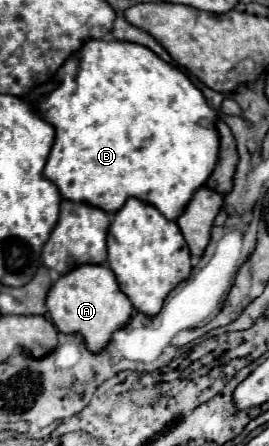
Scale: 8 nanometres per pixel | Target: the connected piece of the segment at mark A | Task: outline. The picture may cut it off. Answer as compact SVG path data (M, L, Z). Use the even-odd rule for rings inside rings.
M85 264L61 276L47 294L47 308L57 330L63 334L79 334L91 354L101 354L109 346L111 334L123 328L133 314L133 306L119 290L115 274L107 266L95 264Z

